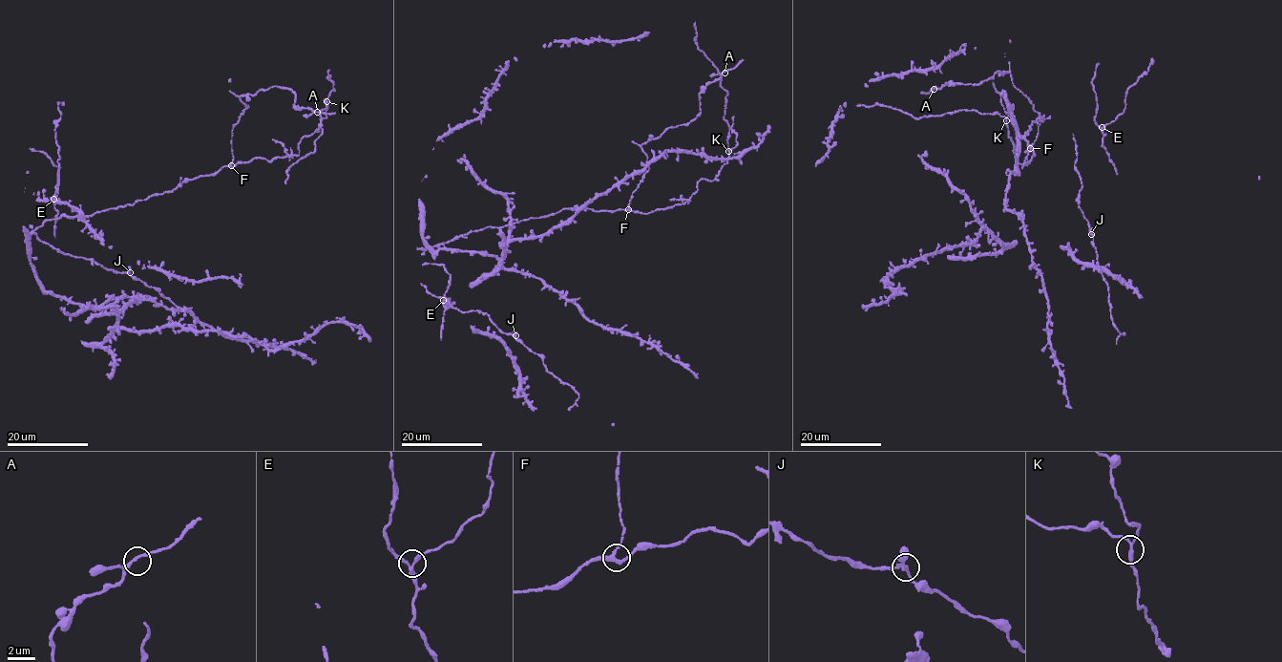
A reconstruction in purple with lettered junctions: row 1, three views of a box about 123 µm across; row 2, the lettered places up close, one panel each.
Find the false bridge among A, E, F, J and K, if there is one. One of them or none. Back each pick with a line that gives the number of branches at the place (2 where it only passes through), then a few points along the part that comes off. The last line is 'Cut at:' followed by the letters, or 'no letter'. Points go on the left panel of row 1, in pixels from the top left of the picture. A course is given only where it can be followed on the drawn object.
K: 3 | (326, 101), (325, 109), (320, 111), (322, 134), (315, 141), (314, 152), (290, 166), (285, 183)
Cut at: K

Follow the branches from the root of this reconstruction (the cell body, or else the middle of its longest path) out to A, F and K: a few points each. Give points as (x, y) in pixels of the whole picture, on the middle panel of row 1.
A: (453, 238), (562, 208), (630, 209), (648, 169), (640, 145), (689, 123), (701, 112), (700, 93), (725, 73)
F: (453, 238), (489, 226), (499, 227), (553, 215), (562, 208), (628, 209)
K: (453, 238), (562, 208), (648, 214), (681, 205), (697, 190), (699, 180), (713, 180), (729, 150)

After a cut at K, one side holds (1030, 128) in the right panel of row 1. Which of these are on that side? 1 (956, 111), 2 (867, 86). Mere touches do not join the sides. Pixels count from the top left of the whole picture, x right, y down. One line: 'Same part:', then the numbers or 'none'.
Same part: 2

